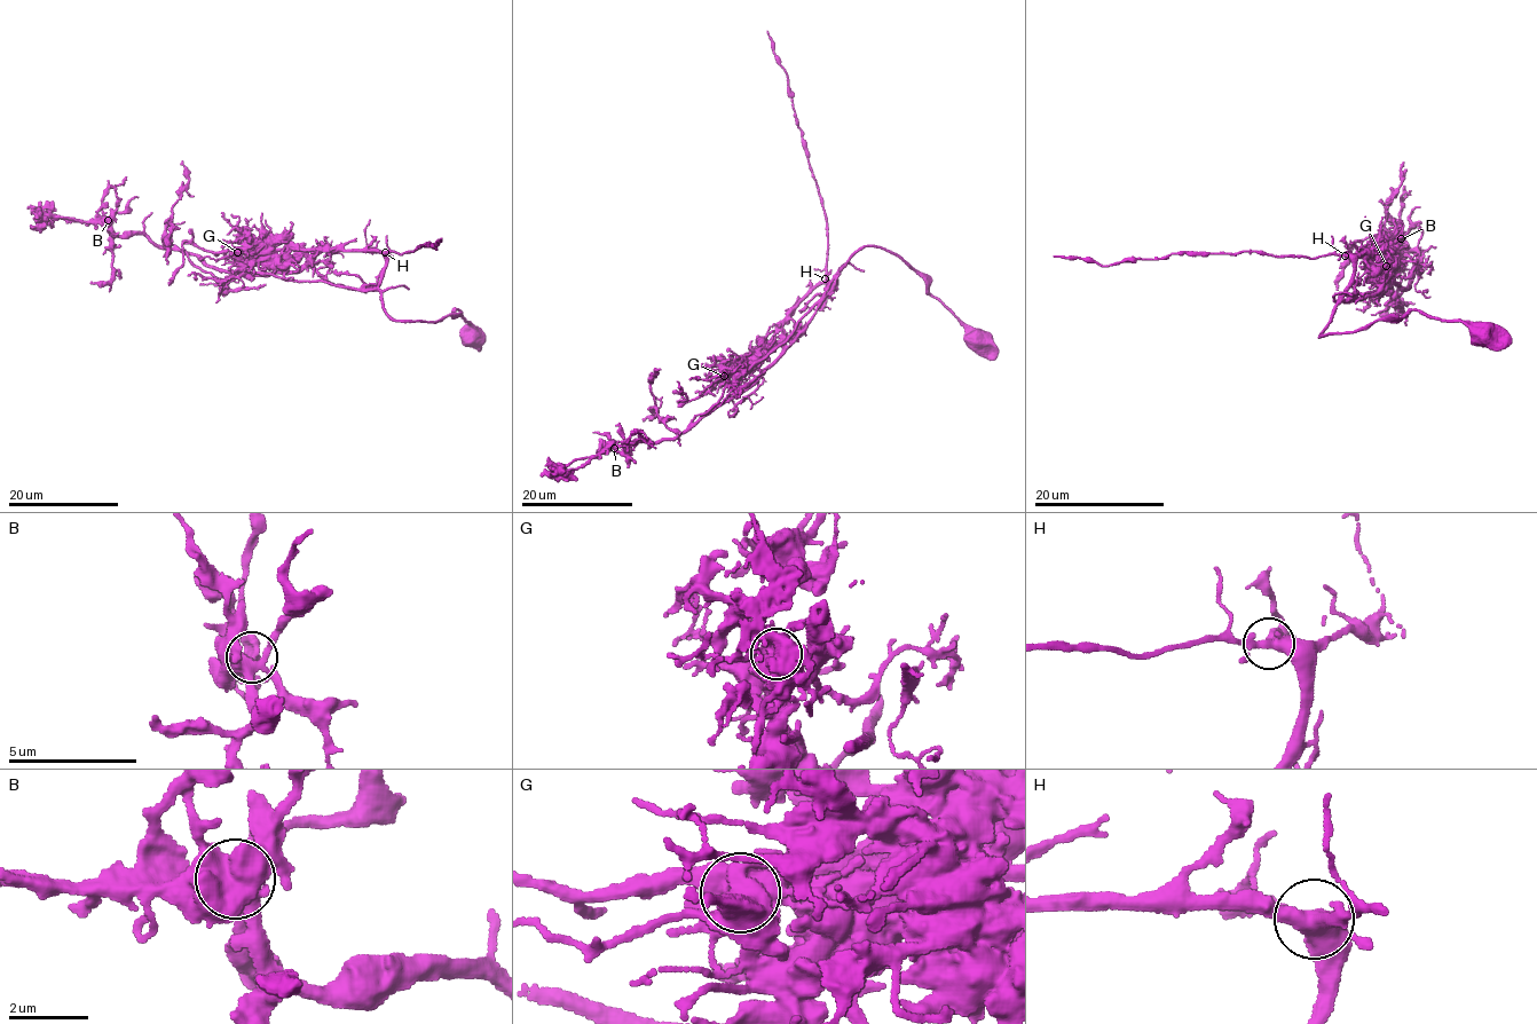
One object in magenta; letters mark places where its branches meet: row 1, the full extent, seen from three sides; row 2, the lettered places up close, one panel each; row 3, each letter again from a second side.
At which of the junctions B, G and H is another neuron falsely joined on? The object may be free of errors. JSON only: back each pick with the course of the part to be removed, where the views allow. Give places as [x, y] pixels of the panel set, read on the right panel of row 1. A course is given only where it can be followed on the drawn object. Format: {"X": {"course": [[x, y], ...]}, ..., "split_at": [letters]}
{"G": {"course": [[1385, 266], [1348, 253], [1341, 298], [1393, 298], [1420, 260], [1370, 235], [1337, 290]]}, "split_at": ["G"]}

